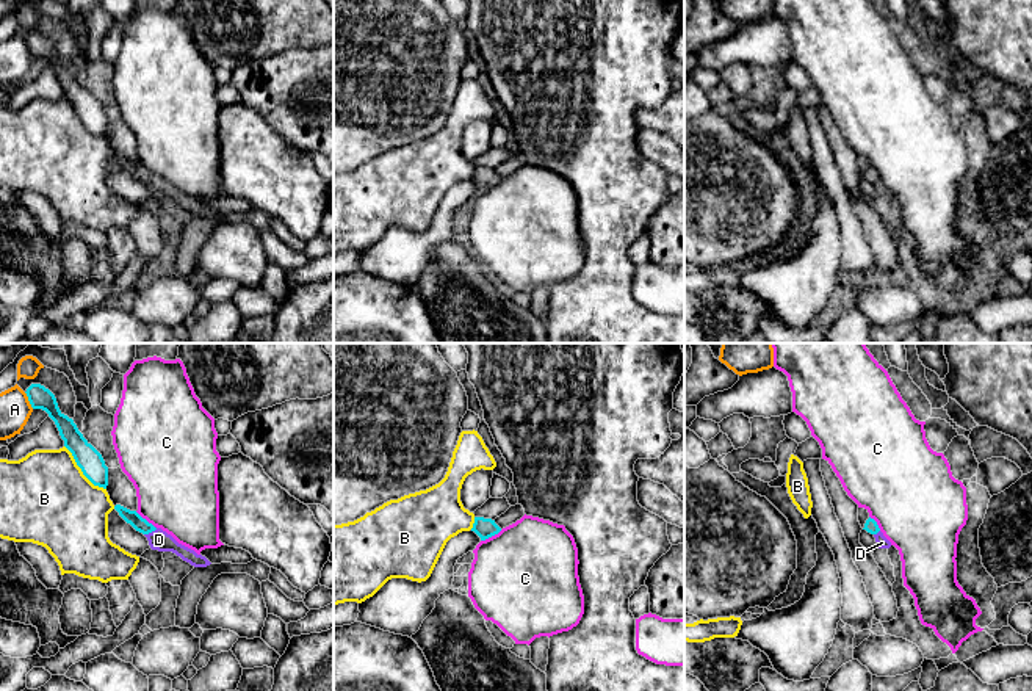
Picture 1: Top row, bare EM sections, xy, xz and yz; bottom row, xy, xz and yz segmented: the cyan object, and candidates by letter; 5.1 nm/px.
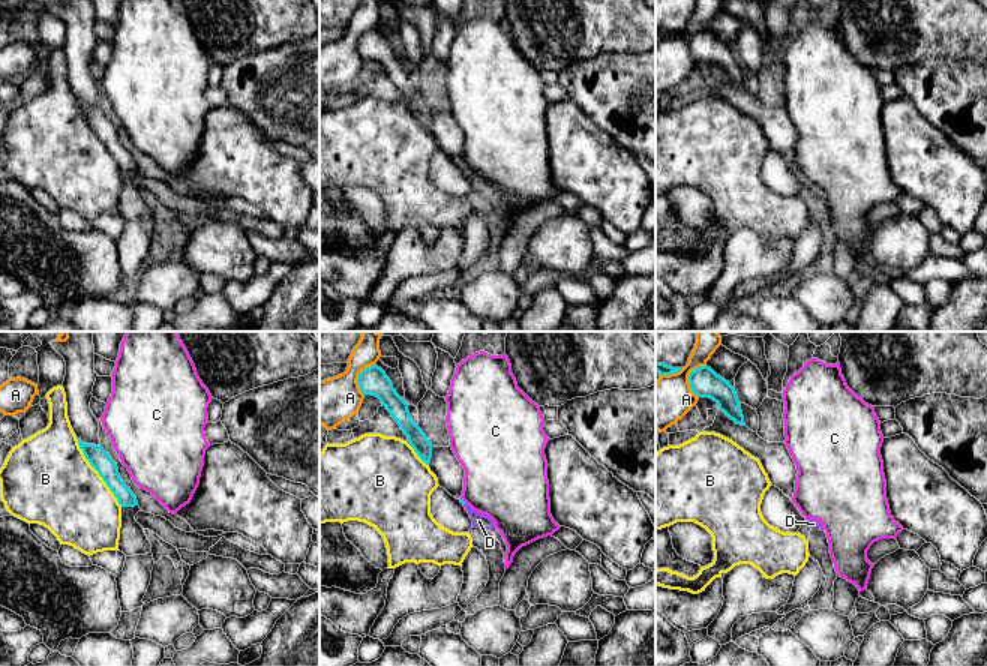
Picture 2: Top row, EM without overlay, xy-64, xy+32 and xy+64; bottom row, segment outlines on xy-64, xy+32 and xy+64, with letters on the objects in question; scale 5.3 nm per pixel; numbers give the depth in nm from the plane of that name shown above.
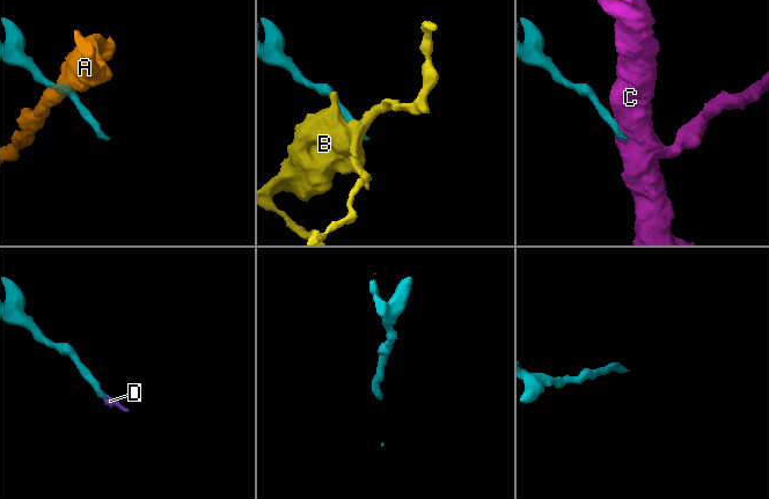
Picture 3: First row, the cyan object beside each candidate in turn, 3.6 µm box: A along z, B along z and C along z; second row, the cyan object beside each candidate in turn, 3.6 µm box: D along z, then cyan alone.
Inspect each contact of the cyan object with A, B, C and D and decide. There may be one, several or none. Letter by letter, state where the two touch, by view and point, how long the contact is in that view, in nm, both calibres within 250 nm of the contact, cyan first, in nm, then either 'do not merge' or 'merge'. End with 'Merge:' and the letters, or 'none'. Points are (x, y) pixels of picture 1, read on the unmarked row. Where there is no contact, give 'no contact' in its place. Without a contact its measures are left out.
A: xy (28, 49) | 100 nm | 120/160 nm | do not merge
B: xy (82, 119) | 320 nm | 130/460 nm | do not merge
C: xz (490, 185) | 130 nm | 100/480 nm | do not merge
D: xy (151, 180) | 80 nm | 70/110 nm | merge
Merge: D

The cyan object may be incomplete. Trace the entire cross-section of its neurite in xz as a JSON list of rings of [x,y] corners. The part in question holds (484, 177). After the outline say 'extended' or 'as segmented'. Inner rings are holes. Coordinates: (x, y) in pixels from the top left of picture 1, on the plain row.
[[[475,166],[471,180],[475,180],[481,190],[485,190],[501,180],[501,177],[492,168]]]; as segmented

